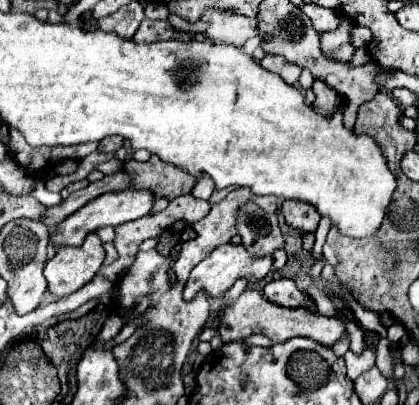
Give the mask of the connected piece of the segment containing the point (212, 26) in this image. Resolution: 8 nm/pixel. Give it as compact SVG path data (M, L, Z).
M207 8L201 14L201 22L207 24L205 36L213 42L243 46L249 38L259 34L255 20L237 12L223 12L219 8Z

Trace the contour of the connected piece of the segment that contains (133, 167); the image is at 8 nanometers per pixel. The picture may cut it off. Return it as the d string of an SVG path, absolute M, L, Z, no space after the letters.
M151 156L147 162L127 160L125 170L133 174L133 188L149 188L155 196L175 198L181 194L189 194L195 176L183 172L183 168L173 168L173 164L161 162L157 156Z

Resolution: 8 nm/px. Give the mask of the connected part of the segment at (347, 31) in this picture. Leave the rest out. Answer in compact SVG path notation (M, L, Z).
M345 15L342 18L337 30L323 34L321 48L323 48L323 52L327 56L343 60L343 62L349 62L355 56L355 46L351 44L353 22Z

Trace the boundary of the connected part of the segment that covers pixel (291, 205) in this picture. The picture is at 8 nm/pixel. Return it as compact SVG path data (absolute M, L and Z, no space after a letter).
M287 200L281 206L281 212L287 220L287 224L295 230L301 232L315 232L319 226L319 212L307 204L307 202L299 202L299 200Z

